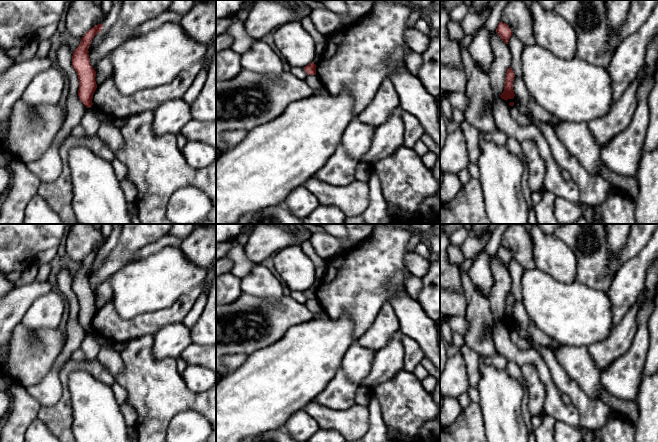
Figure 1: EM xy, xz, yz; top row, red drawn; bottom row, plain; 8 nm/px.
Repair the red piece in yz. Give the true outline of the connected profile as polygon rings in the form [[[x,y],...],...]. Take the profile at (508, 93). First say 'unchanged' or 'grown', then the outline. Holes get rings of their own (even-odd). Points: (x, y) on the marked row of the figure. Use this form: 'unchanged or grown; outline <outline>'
unchanged; outline [[[509,67],[506,72],[504,91],[500,95],[500,97],[506,101],[508,99],[513,99],[515,96],[513,90],[514,77],[515,77],[514,71],[512,70],[511,67]]]

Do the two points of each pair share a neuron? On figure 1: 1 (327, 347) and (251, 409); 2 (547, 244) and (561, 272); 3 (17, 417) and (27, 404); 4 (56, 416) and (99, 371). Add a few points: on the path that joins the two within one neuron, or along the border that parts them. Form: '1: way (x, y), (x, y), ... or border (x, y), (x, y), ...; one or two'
1: way (308, 356), (270, 390); one
2: way (548, 251), (561, 265); one
3: way (20, 414), (24, 407); one
4: way (65, 397), (65, 374), (73, 366), (80, 366); one

